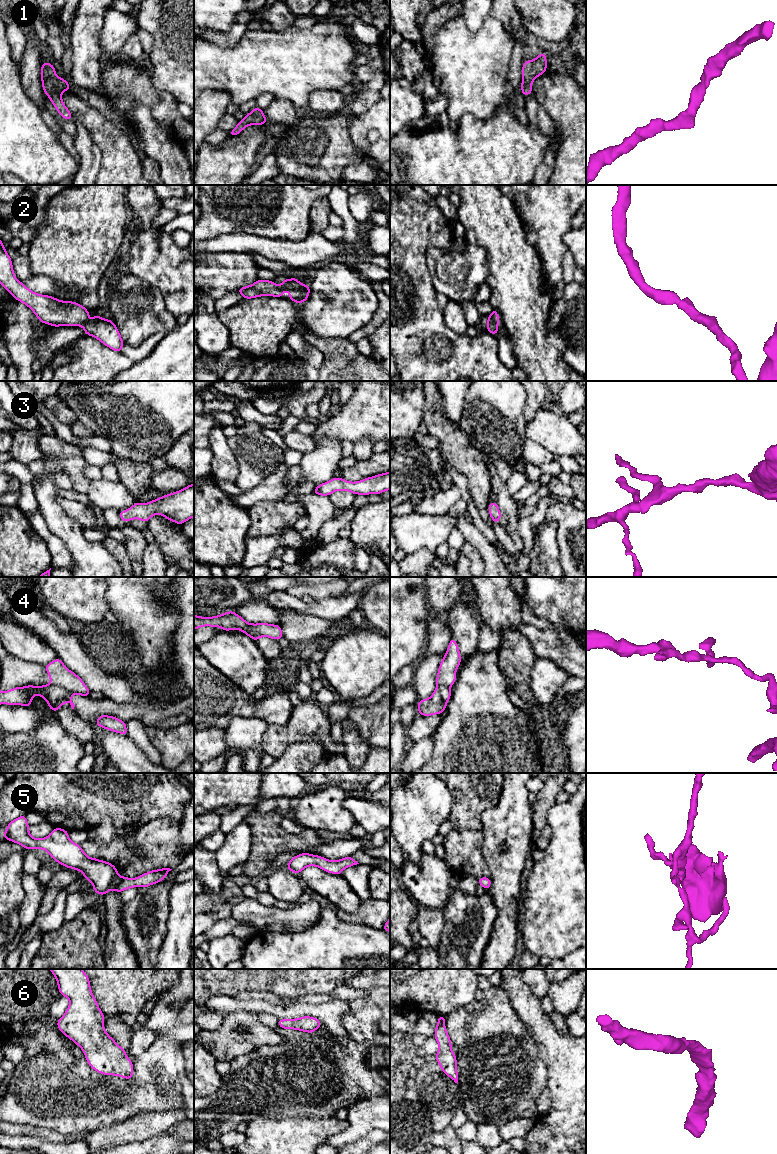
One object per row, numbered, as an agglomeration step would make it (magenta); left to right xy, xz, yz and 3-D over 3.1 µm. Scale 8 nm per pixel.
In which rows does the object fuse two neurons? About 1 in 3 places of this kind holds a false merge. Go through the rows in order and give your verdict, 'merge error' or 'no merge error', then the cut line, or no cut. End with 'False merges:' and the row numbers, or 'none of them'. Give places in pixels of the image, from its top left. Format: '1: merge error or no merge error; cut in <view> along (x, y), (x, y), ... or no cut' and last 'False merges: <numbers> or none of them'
1: no merge error; no cut
2: no merge error; no cut
3: no merge error; no cut
4: merge error; cut in xy along (49, 684), (61, 686), (72, 693)
5: no merge error; no cut
6: no merge error; no cut
False merges: 4

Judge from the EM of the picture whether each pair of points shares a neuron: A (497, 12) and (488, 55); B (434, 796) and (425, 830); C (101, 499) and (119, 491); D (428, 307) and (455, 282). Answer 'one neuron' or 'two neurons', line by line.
A: two neurons
B: one neuron
C: one neuron
D: two neurons

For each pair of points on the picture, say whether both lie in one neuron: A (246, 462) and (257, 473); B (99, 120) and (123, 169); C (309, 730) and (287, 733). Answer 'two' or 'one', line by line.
A: one
B: one
C: one

